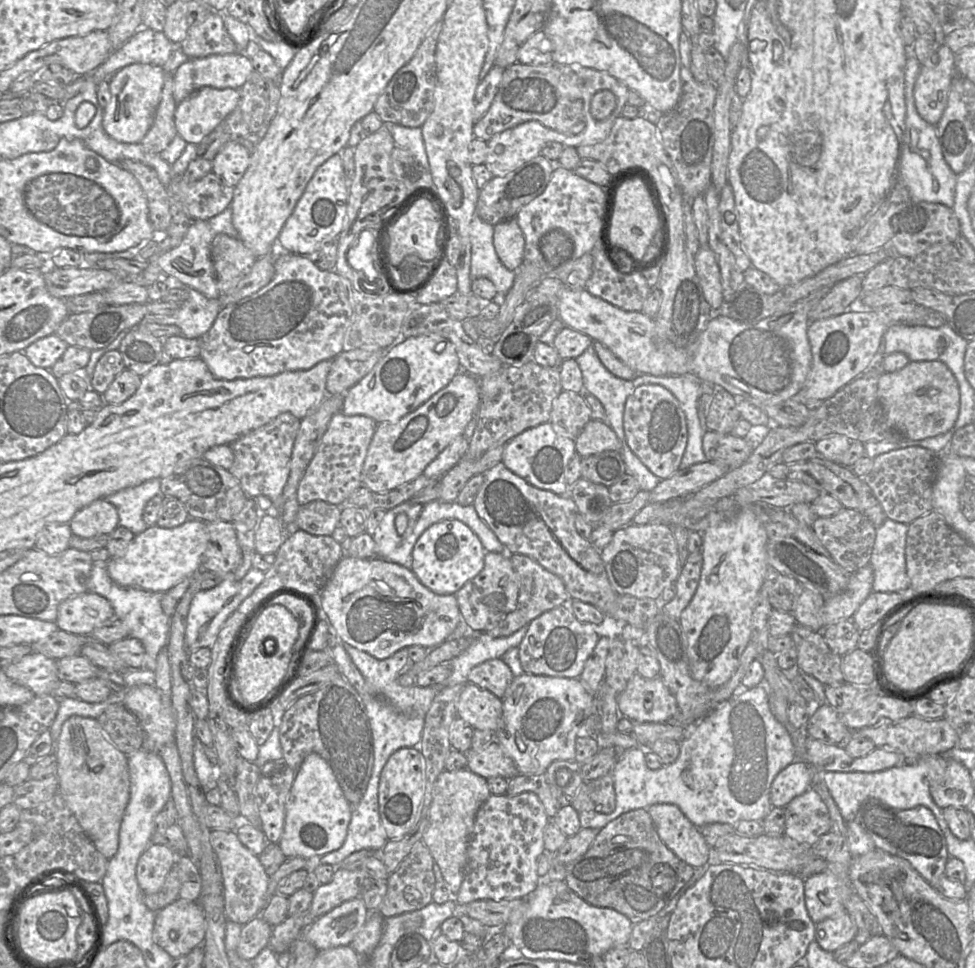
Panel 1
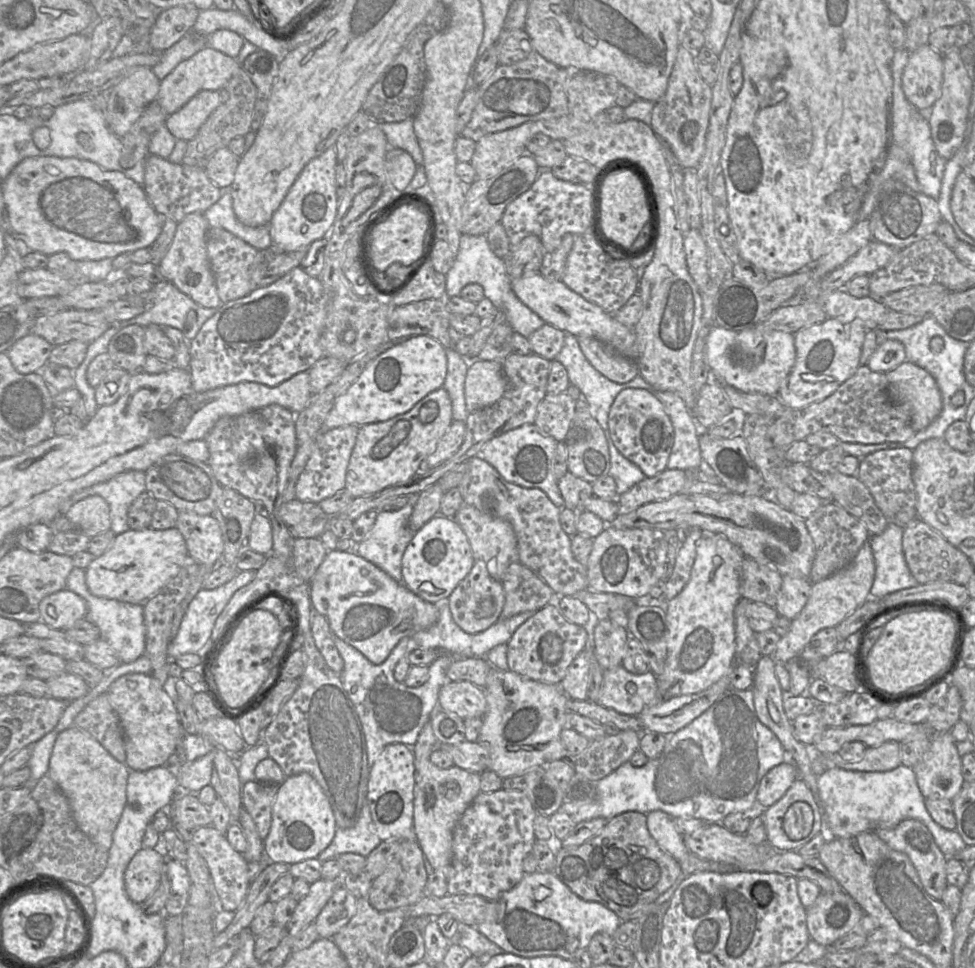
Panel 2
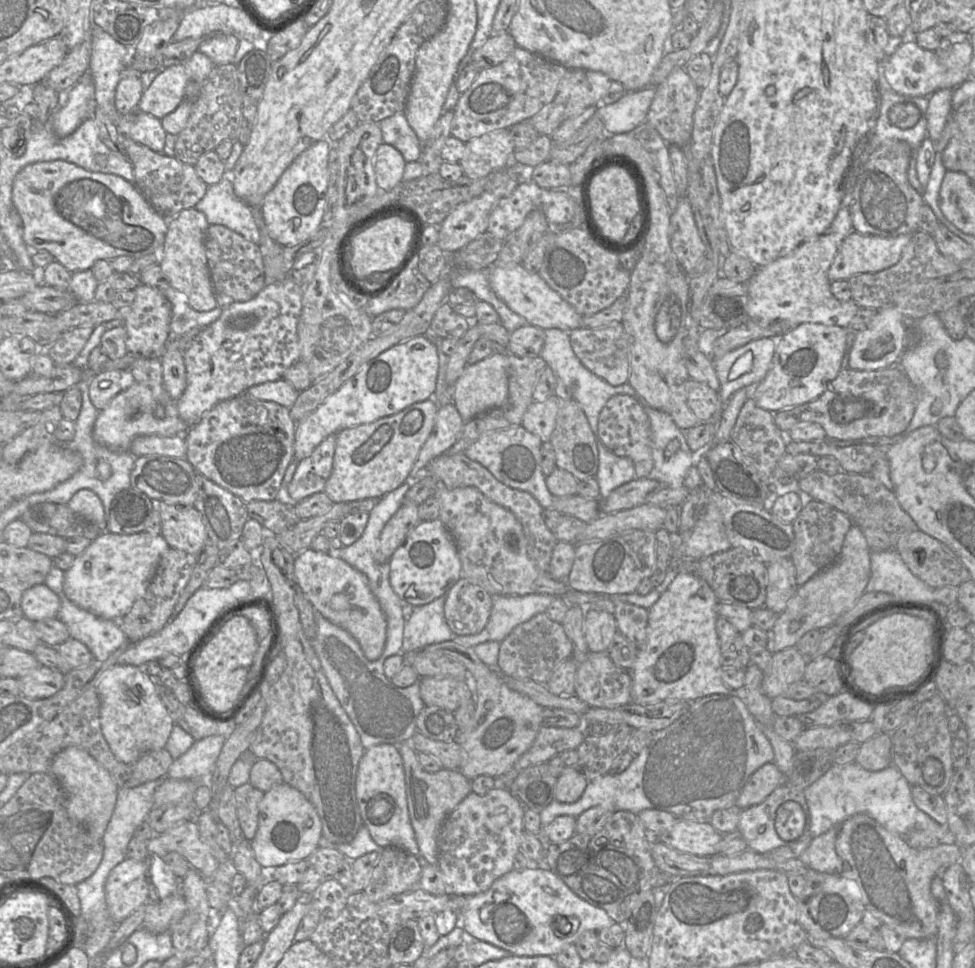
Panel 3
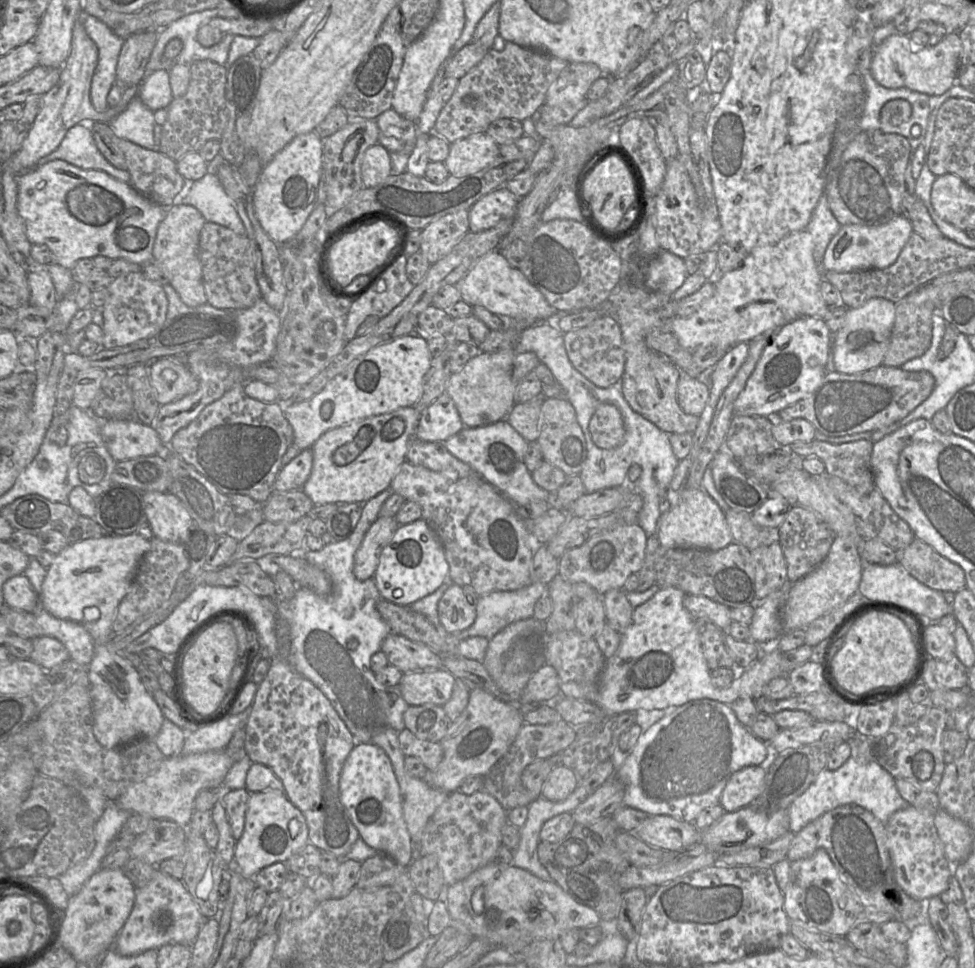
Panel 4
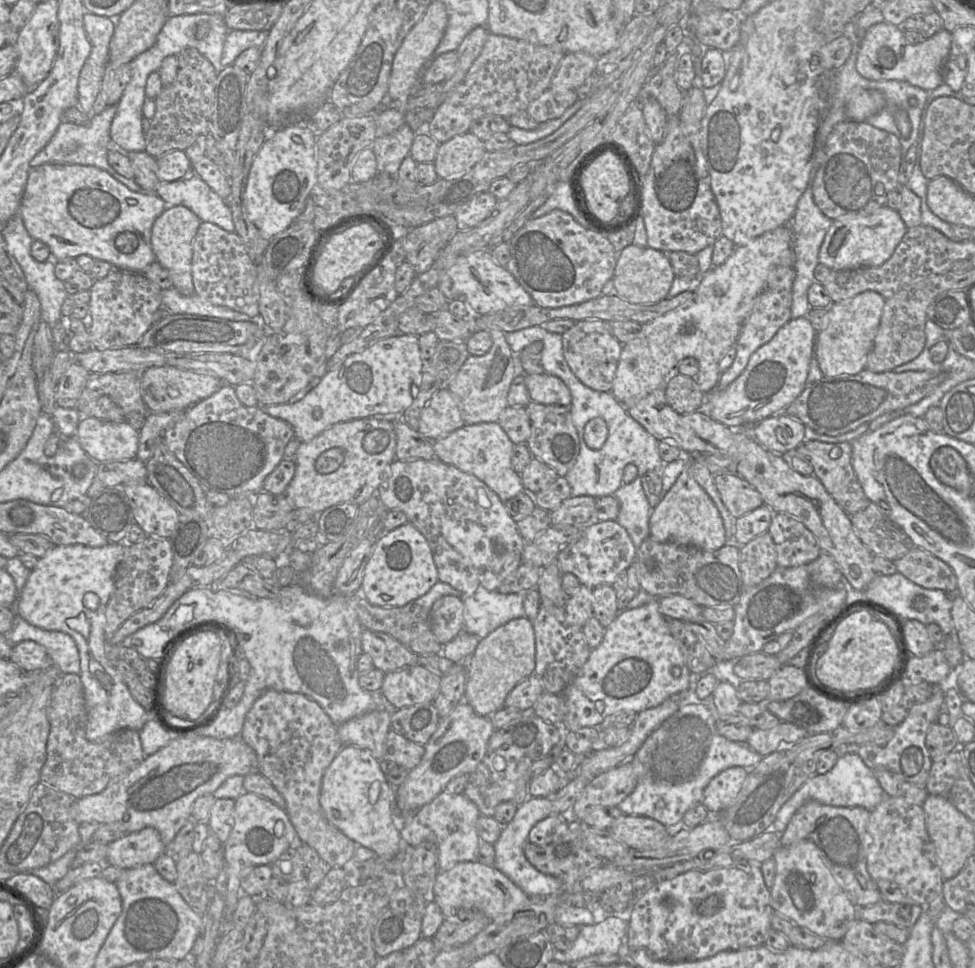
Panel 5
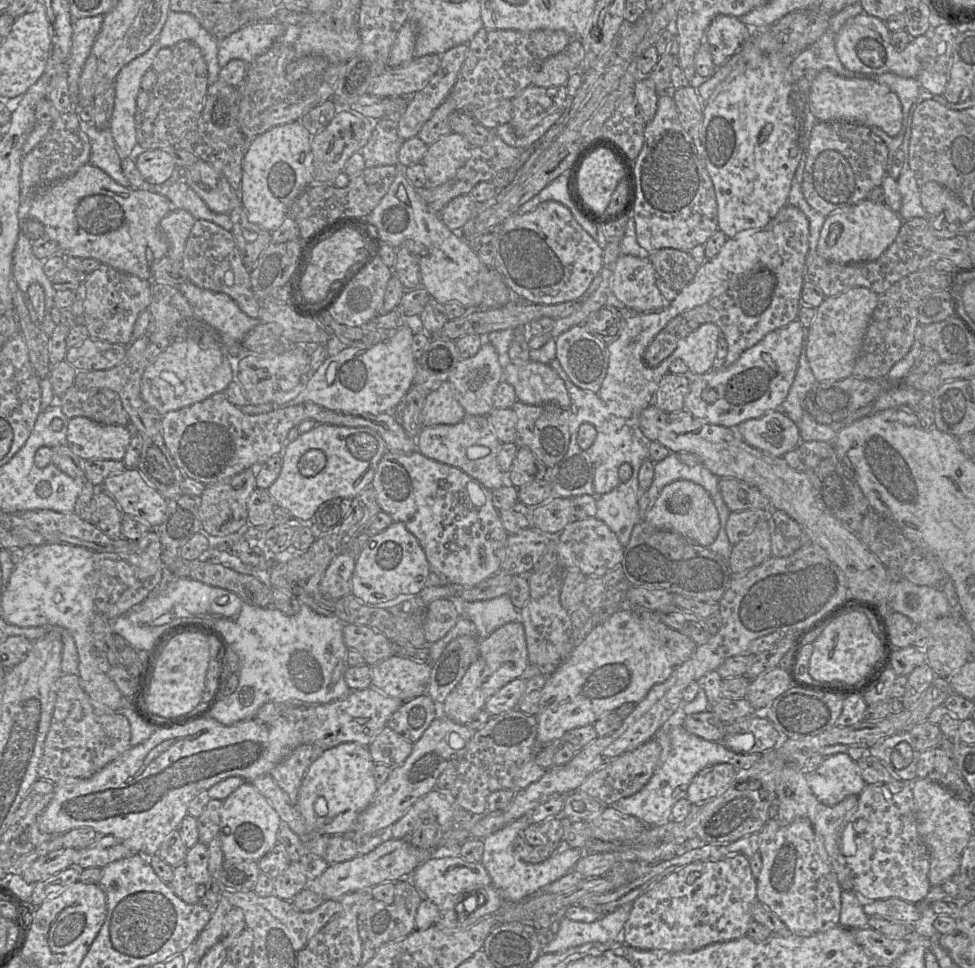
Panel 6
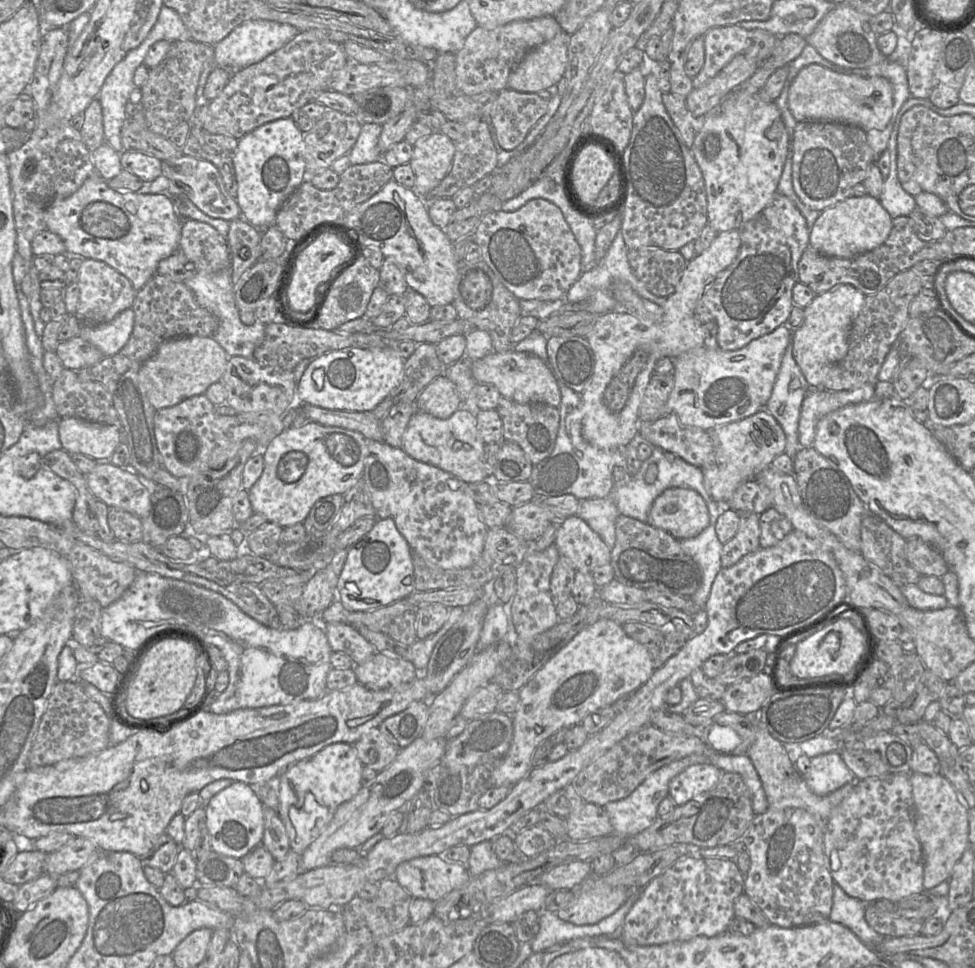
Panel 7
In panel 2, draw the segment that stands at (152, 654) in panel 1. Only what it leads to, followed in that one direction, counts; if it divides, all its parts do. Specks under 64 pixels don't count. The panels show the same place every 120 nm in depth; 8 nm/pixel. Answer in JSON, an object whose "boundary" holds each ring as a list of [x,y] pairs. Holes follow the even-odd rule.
{"boundary":[[[74,567],[67,577],[66,589],[73,591],[86,601],[88,606],[86,619],[99,628],[101,639],[114,648],[120,662],[130,663],[137,660],[145,654],[146,649],[143,604],[131,604],[94,596],[88,590],[85,571],[86,569]]]}

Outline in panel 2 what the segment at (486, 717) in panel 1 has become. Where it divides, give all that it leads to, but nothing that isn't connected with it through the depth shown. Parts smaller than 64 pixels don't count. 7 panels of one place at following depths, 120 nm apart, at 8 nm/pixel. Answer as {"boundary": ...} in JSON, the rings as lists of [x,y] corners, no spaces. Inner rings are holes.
{"boundary":[[[470,681],[447,682],[439,691],[438,704],[462,719],[483,717],[487,711],[484,691]]]}

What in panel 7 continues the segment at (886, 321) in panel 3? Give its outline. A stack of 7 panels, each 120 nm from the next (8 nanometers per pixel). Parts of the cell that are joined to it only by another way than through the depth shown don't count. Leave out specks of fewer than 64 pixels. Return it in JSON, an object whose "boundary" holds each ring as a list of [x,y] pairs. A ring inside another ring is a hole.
{"boundary":[[[840,284],[817,294],[805,306],[802,324],[792,331],[792,353],[811,388],[822,388],[829,368],[848,352],[848,337],[852,324],[864,306],[866,296],[849,284]]]}

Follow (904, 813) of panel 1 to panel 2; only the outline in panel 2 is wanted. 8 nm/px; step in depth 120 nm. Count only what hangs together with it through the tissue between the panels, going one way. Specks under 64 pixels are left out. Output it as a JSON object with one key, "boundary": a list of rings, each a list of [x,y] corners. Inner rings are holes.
{"boundary":[[[906,819],[892,828],[877,828],[872,831],[891,848],[903,852],[910,858],[927,893],[940,900],[948,885],[946,880],[946,856],[936,845],[928,828],[919,820]]]}

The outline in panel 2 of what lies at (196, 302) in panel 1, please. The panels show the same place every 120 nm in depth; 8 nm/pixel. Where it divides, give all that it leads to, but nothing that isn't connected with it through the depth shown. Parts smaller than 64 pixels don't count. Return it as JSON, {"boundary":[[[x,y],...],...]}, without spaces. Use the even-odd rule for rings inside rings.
{"boundary":[[[168,280],[154,285],[152,291],[155,294],[152,307],[133,319],[111,324],[109,328],[116,327],[119,331],[130,325],[166,325],[180,330],[184,337],[191,341],[205,322],[218,311],[216,308],[206,308],[197,304]],[[189,311],[196,312],[197,318],[196,322],[188,327],[186,317]]]}

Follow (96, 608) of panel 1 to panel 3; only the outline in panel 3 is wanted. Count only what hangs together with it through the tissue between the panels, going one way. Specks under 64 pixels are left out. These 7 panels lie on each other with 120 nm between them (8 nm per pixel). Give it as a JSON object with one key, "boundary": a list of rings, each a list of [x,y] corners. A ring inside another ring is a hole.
{"boundary":[[[45,584],[27,589],[21,599],[24,617],[31,621],[56,618],[61,606],[59,596]]]}

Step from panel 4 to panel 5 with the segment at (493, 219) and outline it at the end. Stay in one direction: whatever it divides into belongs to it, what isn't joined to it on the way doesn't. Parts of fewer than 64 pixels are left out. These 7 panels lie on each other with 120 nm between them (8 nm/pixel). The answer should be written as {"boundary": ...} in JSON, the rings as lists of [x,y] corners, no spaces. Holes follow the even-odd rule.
{"boundary":[[[489,191],[476,194],[454,213],[458,231],[479,225],[492,213],[498,202]]]}

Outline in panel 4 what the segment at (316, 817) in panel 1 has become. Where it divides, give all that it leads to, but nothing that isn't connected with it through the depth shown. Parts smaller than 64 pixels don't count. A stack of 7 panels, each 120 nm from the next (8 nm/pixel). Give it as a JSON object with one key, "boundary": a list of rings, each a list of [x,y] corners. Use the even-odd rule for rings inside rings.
{"boundary":[[[273,789],[251,793],[244,831],[236,841],[233,862],[242,876],[253,878],[261,869],[276,862],[284,862],[307,843],[309,838],[305,817],[283,791]]]}

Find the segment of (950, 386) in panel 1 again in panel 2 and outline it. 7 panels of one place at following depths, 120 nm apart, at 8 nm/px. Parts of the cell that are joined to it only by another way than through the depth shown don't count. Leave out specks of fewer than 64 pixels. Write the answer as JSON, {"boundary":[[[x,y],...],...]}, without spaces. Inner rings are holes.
{"boundary":[[[904,361],[885,373],[891,401],[906,414],[906,421],[914,432],[925,429],[942,411],[942,395],[934,377],[914,363]]]}

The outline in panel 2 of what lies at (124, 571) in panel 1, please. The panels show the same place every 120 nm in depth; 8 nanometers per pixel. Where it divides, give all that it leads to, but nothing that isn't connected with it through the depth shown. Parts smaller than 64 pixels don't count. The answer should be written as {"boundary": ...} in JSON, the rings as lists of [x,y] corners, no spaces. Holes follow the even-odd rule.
{"boundary":[[[151,527],[142,530],[129,529],[116,535],[111,547],[103,555],[95,557],[86,568],[86,584],[94,596],[131,604],[143,604],[178,574],[188,556],[184,537],[176,527],[166,530],[155,530]]]}

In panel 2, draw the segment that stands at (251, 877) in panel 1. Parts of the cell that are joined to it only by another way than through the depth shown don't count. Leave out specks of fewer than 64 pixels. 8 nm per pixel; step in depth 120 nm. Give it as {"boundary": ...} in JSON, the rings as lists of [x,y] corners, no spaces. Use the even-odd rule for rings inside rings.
{"boundary":[[[203,826],[192,831],[192,842],[209,868],[218,907],[235,912],[243,903],[251,883],[249,863],[241,853],[231,847],[225,835],[212,826]]]}

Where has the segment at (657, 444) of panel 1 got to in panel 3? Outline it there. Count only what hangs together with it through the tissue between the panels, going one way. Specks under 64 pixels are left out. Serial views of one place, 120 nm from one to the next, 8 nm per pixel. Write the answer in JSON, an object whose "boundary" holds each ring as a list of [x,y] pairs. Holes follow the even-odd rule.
{"boundary":[[[625,394],[610,398],[598,418],[598,435],[612,453],[620,457],[628,457],[633,461],[636,479],[649,476],[654,466],[652,430],[650,419],[638,400]]]}

